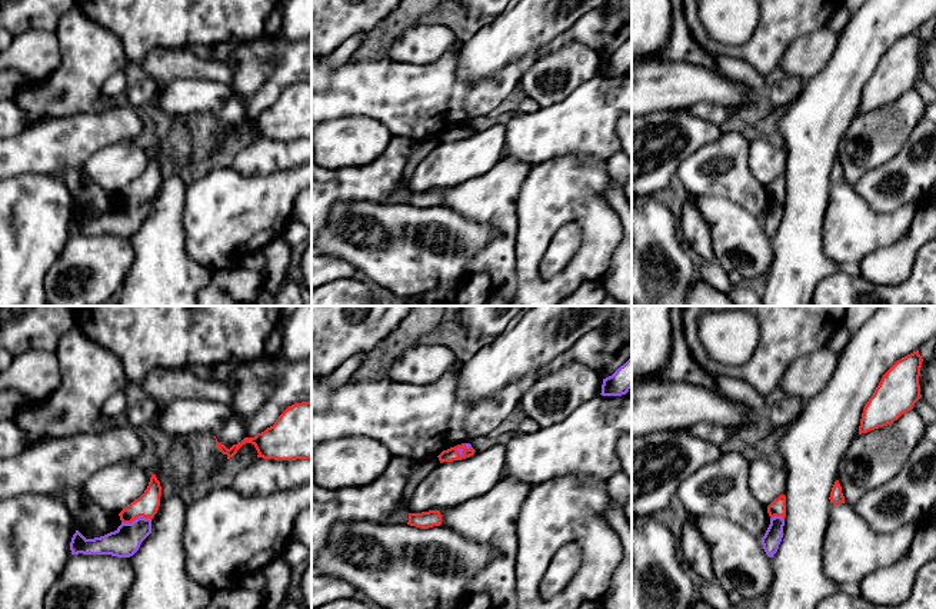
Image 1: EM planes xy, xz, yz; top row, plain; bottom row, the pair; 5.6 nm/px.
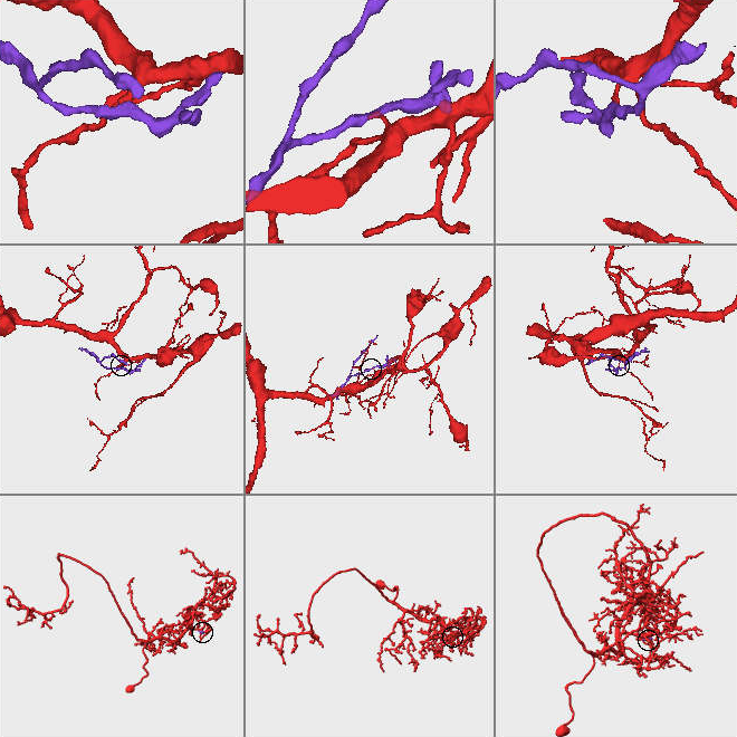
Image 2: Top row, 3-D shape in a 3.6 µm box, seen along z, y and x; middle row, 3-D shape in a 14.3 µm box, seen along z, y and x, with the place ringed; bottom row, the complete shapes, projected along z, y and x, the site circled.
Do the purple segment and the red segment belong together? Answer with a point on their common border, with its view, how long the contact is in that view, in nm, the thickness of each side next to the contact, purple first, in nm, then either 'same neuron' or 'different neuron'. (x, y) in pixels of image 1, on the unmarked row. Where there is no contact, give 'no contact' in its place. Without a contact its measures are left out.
meets purple in xy at (137, 197); contact 170 nm long; 170 nm thick on the purple side, 130 nm on the other; different neuron

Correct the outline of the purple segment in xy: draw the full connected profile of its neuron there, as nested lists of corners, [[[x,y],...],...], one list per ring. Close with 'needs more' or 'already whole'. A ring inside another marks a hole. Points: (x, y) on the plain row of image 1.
[[[143,196],[131,203],[121,203],[114,212],[86,219],[79,210],[71,217],[71,234],[111,234],[117,237],[133,236],[141,222],[151,213],[151,199]]]; already whole

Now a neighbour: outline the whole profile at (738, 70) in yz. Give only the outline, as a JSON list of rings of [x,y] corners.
[[[716,56],[713,59],[717,70],[725,77],[743,84],[756,94],[767,91],[766,76],[759,73],[753,66],[733,57]]]

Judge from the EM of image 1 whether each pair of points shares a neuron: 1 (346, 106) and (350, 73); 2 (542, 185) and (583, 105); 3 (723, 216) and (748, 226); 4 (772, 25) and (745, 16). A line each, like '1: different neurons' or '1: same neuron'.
1: same neuron
2: different neurons
3: same neuron
4: different neurons

